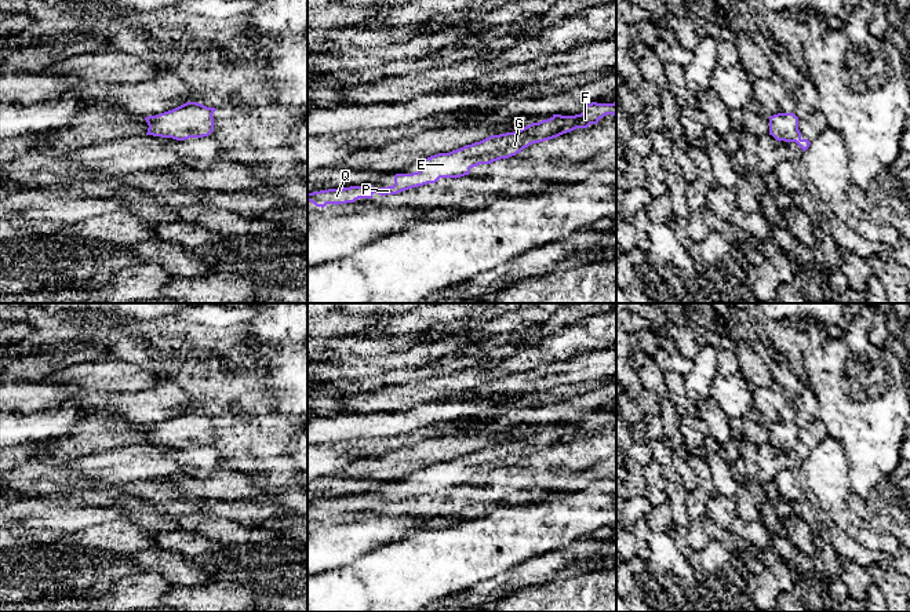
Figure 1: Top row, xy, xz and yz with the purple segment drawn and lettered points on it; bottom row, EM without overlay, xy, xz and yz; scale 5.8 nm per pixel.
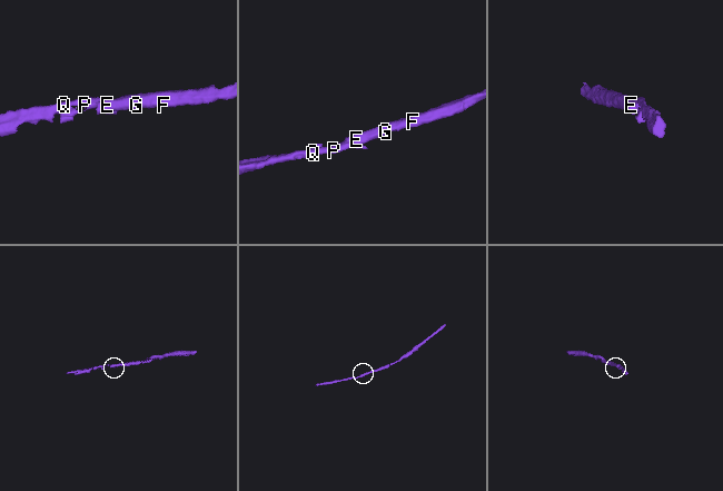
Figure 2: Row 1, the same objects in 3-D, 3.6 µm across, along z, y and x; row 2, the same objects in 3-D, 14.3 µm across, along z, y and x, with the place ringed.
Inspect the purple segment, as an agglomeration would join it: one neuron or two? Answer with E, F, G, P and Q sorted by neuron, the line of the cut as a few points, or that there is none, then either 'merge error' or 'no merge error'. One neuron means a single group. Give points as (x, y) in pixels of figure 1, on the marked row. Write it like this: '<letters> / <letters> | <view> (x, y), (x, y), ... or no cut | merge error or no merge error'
E F G P Q | no cut | no merge error

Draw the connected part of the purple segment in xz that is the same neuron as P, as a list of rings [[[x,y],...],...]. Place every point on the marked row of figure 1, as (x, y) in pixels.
[[[592,102],[585,106],[580,114],[553,114],[547,120],[532,123],[518,131],[491,135],[449,153],[430,156],[419,161],[418,172],[396,174],[393,186],[374,189],[371,183],[367,183],[343,189],[320,190],[307,193],[307,201],[324,208],[327,204],[338,205],[354,203],[358,198],[372,198],[374,193],[381,196],[397,194],[412,187],[436,183],[440,178],[456,179],[469,175],[473,167],[509,159],[532,143],[545,142],[576,128],[587,128],[590,124],[597,124],[607,114],[616,116],[616,102]]]

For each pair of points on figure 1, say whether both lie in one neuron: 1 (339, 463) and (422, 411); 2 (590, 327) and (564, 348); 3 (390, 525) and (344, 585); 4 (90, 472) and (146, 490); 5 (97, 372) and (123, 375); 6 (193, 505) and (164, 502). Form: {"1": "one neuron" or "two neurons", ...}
{"1": "two neurons", "2": "one neuron", "3": "two neurons", "4": "one neuron", "5": "one neuron", "6": "one neuron"}

